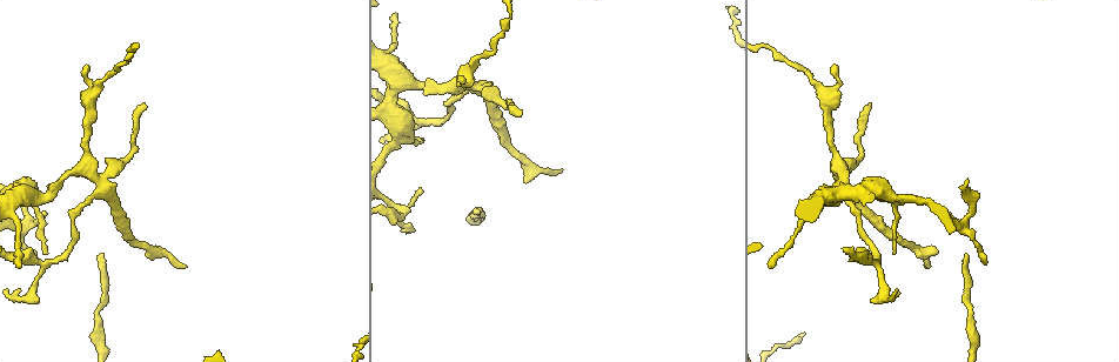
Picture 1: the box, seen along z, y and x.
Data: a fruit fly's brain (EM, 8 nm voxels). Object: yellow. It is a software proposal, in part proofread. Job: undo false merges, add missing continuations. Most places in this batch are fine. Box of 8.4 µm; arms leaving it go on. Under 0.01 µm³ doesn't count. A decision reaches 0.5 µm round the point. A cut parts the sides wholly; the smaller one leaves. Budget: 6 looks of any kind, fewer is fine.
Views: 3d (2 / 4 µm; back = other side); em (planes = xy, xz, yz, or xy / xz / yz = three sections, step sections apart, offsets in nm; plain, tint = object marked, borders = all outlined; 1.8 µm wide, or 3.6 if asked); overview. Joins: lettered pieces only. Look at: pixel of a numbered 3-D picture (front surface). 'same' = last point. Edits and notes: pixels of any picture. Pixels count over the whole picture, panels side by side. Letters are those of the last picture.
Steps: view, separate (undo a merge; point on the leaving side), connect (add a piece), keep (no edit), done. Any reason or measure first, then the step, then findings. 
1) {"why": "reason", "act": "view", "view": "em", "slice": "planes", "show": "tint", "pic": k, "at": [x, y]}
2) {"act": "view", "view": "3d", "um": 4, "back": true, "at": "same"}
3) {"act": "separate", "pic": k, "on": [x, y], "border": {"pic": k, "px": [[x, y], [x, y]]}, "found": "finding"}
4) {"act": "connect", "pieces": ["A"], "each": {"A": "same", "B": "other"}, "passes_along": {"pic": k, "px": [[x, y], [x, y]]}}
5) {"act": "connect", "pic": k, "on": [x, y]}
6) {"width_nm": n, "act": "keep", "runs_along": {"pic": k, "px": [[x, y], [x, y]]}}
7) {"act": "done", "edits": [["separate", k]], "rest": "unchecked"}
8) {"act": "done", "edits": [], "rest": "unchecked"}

{"why": "long arm stops here", "act": "view", "view": "3d", "um": 4, "pic": 1, "at": [926, 264]}

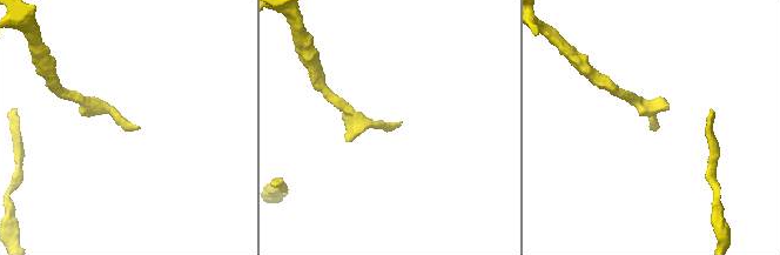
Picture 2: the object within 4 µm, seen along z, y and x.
{"act": "view", "view": "em", "slice": "planes", "show": "plain", "pic": 2, "at": [140, 127]}

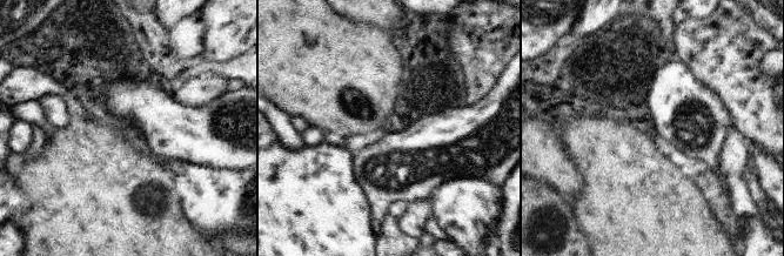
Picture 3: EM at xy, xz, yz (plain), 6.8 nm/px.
{"why": "see the neighbours", "act": "view", "view": "em", "slice": "planes", "show": "borders", "at": "same"}

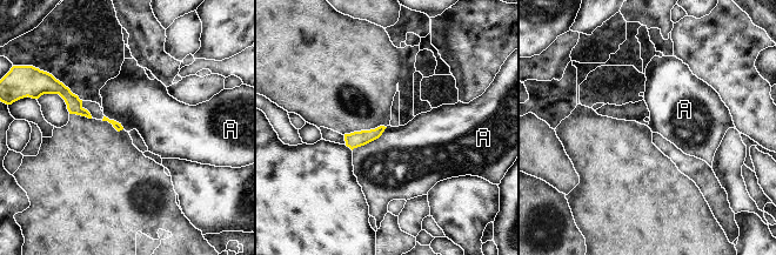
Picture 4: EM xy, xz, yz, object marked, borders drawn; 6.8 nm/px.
{"act": "keep", "each": {"A": "other"}, "border": {"pic": 4, "px": [[387, 127], [378, 138], [352, 149]]}, "found": "none of them fits"}

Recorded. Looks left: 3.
{"why": "an open end", "act": "view", "view": "3d", "um": 2, "pic": 1, "at": [104, 256]}

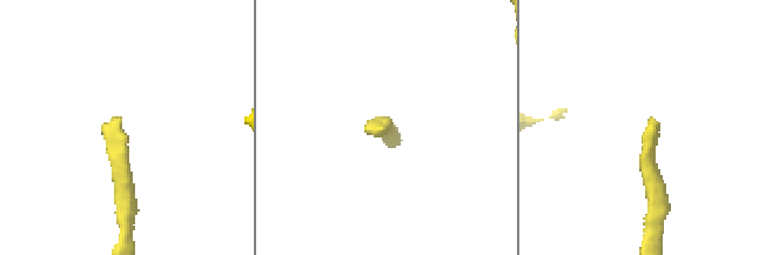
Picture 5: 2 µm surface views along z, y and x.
{"why": "now the EM", "act": "view", "view": "em", "slice": "planes", "show": "borders", "pic": 5, "at": [380, 125]}

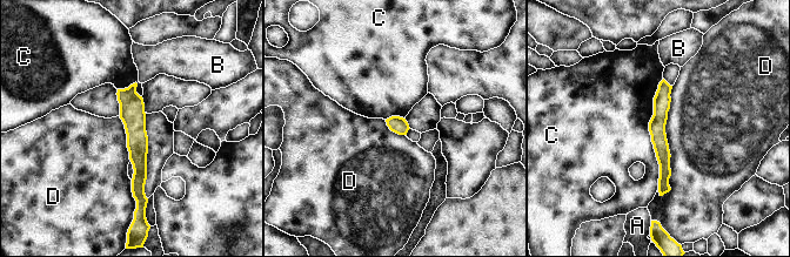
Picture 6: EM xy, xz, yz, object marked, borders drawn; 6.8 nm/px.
{"width_nm": 110, "act": "keep", "each": {"A": "other", "B": "other", "C": "other", "D": "other"}, "border": {"pic": 6, "px": [[673, 86], [670, 189], [660, 196]]}, "found": "none of them fits"}

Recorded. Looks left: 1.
{"why": "looks like a crossing", "act": "view", "view": "em", "slice": "planes", "show": "borders", "pic": 1, "at": [474, 84]}

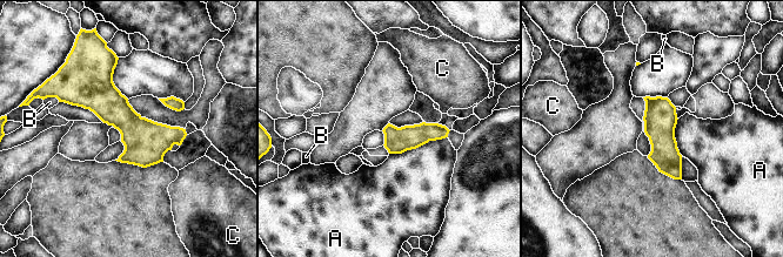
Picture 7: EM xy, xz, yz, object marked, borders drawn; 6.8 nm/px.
{"act": "keep", "each": {"A": "other", "B": "other", "C": "other"}, "border": {"pic": 7, "px": [[447, 136], [389, 154]]}, "found": "one neuron here"}

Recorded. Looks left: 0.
{"act": "done", "edits": [], "rest": "unchecked"}

